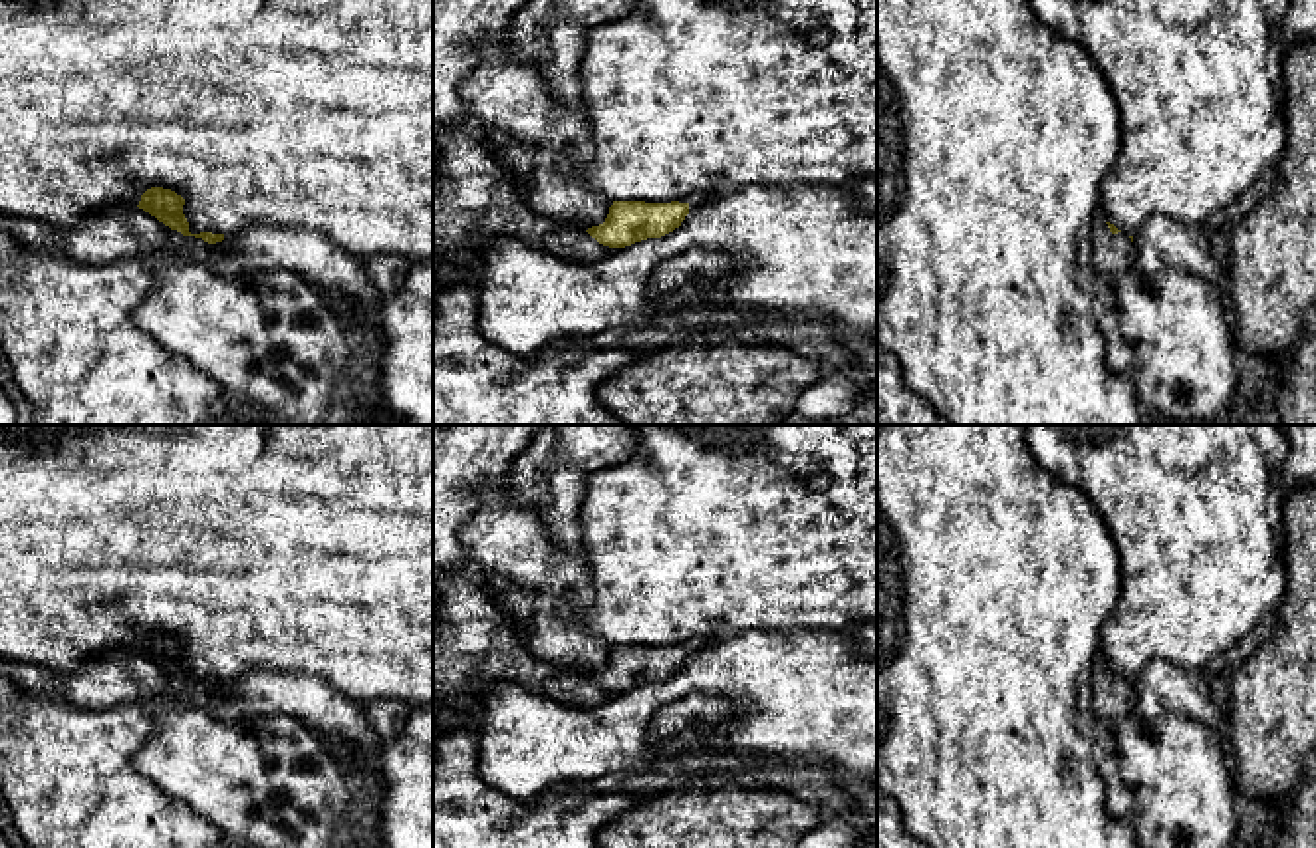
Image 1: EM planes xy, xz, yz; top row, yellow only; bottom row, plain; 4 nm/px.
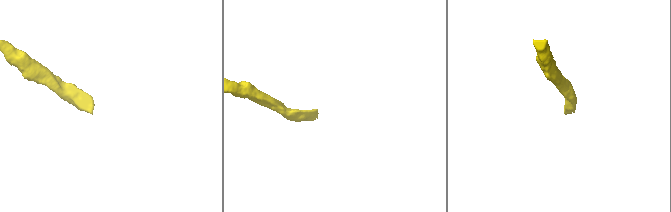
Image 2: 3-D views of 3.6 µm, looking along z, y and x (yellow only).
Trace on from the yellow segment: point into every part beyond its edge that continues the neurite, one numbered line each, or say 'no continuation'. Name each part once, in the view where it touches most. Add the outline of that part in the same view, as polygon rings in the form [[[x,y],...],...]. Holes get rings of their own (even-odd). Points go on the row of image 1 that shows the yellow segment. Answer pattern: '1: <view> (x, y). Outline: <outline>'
1: yz (1112, 253). Outline: [[[1098,218],[1094,232],[1092,260],[1098,274],[1121,272],[1135,268],[1137,252],[1127,234],[1112,234],[1108,224]]]

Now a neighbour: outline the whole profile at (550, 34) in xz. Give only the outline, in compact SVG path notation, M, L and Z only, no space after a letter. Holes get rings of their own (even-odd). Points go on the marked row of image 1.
M528 0L508 24L516 58L532 64L564 105L584 115L580 60L586 34L635 8L637 0Z

